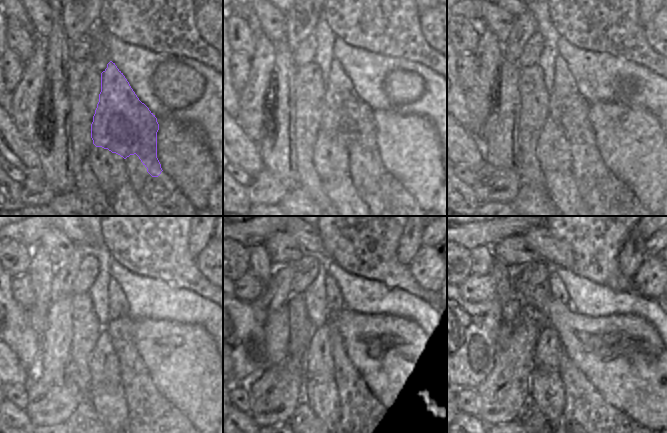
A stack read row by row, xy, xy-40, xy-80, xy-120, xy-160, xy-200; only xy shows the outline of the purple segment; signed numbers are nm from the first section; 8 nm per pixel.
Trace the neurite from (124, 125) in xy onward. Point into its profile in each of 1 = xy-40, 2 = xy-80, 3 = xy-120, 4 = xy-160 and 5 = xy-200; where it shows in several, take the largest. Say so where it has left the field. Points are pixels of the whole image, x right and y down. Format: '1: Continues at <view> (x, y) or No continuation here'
1: Continues at xy-40 (346, 117)
2: Continues at xy-80 (567, 106)
3: Continues at xy-120 (120, 325)
4: Continues at xy-160 (335, 301)
5: Continues at xy-200 (558, 291).

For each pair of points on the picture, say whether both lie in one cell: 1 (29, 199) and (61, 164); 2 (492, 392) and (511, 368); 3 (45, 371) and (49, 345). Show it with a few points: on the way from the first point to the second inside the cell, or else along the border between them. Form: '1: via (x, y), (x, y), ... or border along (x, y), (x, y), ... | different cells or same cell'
1: border along (43, 174), (46, 183), (57, 194) | different cells
2: via (497, 386), (509, 374) | same cell
3: via (49, 365), (49, 351) | same cell

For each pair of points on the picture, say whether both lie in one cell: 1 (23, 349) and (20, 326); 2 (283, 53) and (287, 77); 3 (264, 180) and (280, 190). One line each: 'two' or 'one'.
1: one
2: one
3: one

